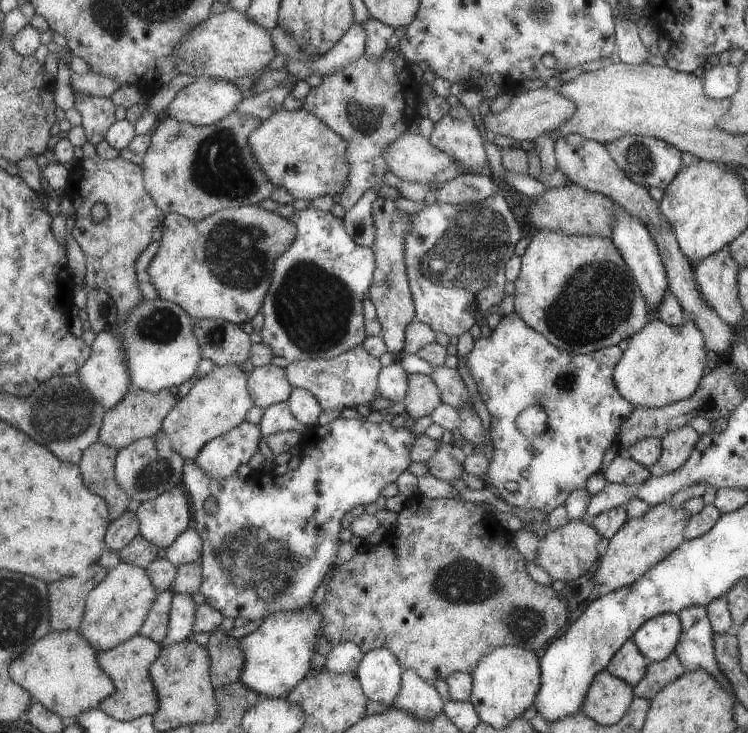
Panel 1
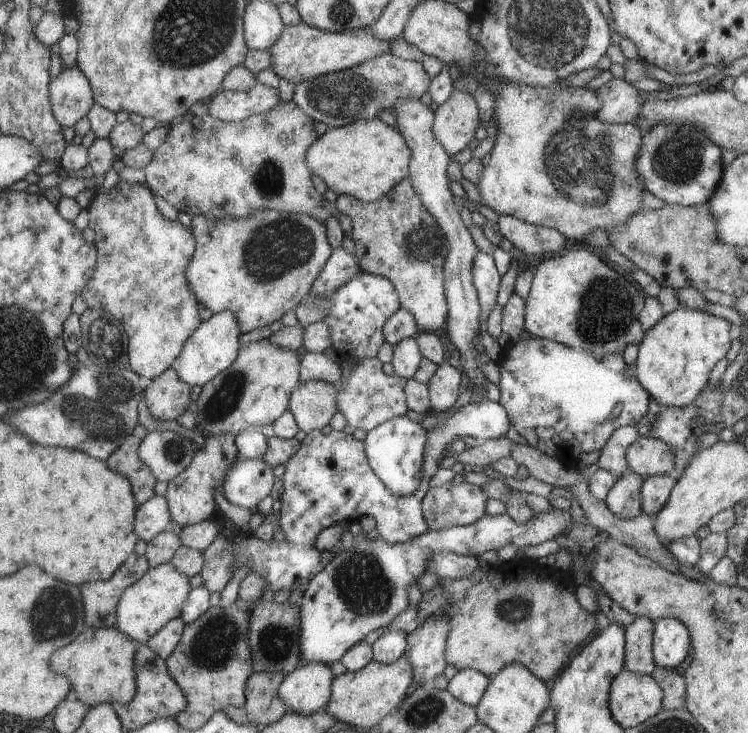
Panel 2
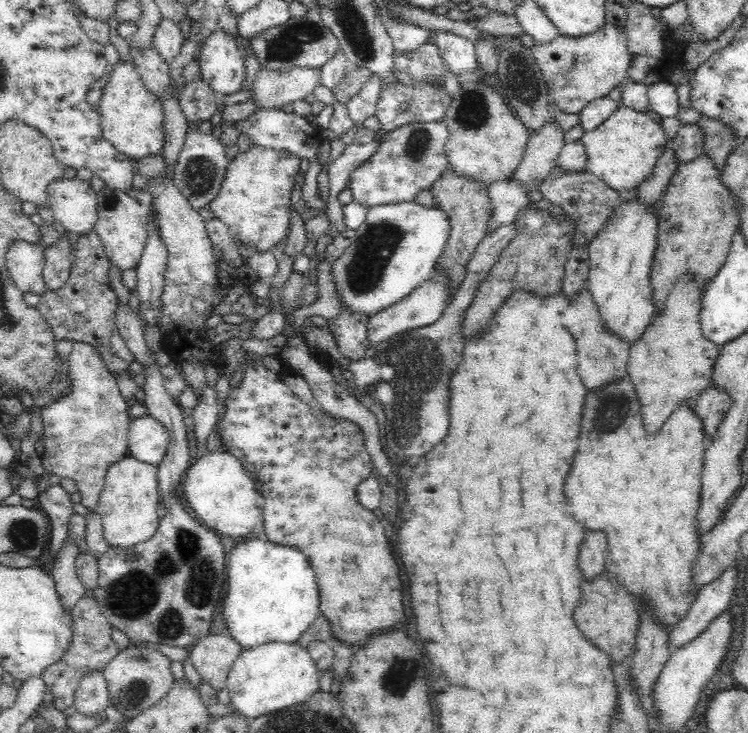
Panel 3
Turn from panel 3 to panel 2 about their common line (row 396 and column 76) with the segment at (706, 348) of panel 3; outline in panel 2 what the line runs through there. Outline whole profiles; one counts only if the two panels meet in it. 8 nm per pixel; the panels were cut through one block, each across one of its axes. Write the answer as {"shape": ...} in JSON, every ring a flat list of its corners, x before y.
{"shape":[[115,627,87,628,75,642,69,642,55,658,50,658,49,670,65,676,70,682,70,698,79,700,87,708,113,701,125,704,136,692,135,656,140,646]]}

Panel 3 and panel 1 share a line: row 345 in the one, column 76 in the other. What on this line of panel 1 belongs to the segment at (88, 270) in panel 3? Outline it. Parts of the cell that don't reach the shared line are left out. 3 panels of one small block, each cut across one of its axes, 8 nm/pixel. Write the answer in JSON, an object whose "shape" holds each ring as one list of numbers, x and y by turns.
{"shape":[[74,92,73,108,80,114,87,142,95,146,104,139,107,128,116,121,113,112,116,105,105,97,87,96]]}

